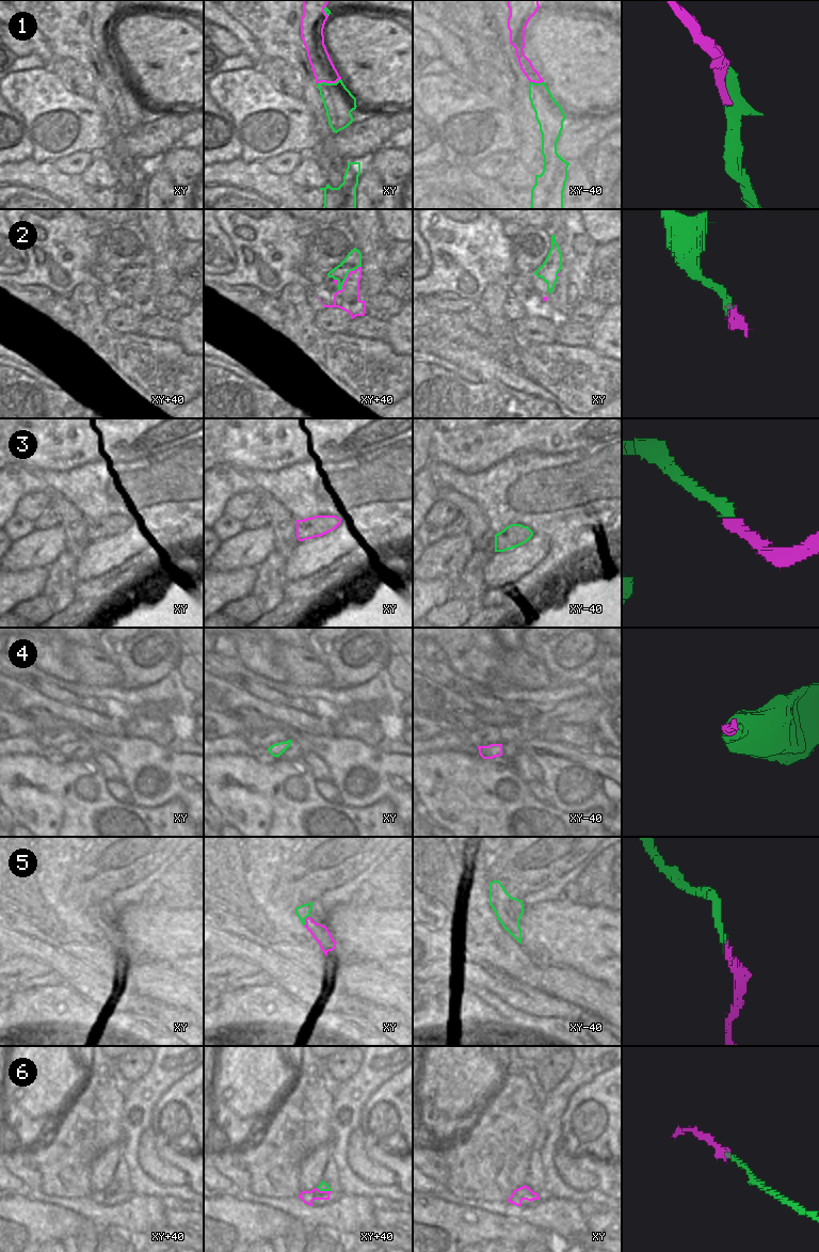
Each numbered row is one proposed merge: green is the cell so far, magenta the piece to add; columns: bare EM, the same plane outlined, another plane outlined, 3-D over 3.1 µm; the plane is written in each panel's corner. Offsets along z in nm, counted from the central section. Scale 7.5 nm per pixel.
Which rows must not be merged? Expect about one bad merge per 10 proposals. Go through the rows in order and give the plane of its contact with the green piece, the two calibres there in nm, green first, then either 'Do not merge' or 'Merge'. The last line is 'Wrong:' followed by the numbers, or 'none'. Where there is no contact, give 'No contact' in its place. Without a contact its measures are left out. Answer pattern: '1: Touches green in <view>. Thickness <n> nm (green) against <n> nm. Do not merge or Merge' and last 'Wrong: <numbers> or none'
1: Touches green in xy. Thickness 220 nm (green) against 160 nm. Merge
2: Touches green in xy+40. Thickness 120 nm (green) against 180 nm. Merge
3: No contact. Merge
4: No contact. Merge
5: Touches green in xy. Thickness 100 nm (green) against 120 nm. Merge
6: Touches green in xy+40. Thickness 70 nm (green) against 100 nm. Merge
Wrong: none.

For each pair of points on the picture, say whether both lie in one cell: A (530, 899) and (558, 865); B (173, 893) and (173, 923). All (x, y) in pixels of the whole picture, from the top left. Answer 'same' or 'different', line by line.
A: different
B: different

